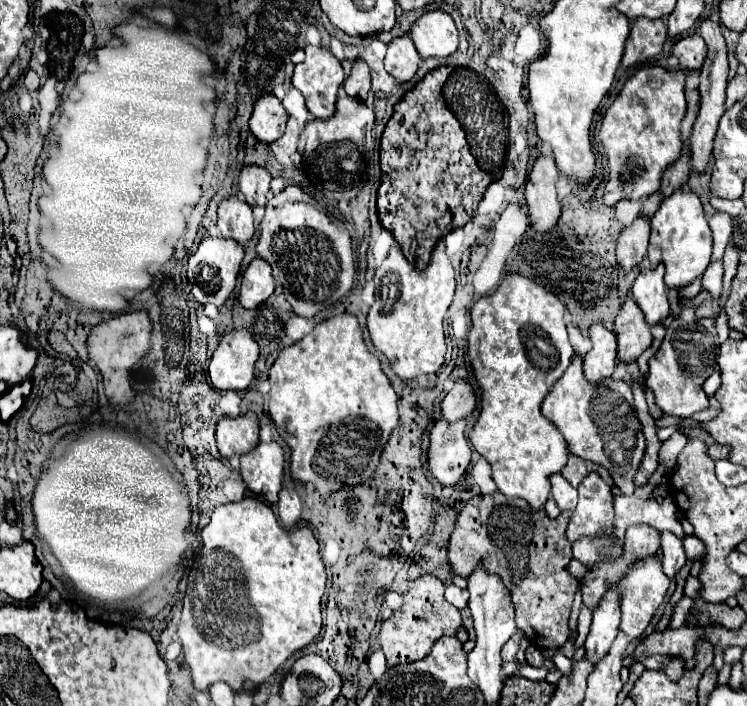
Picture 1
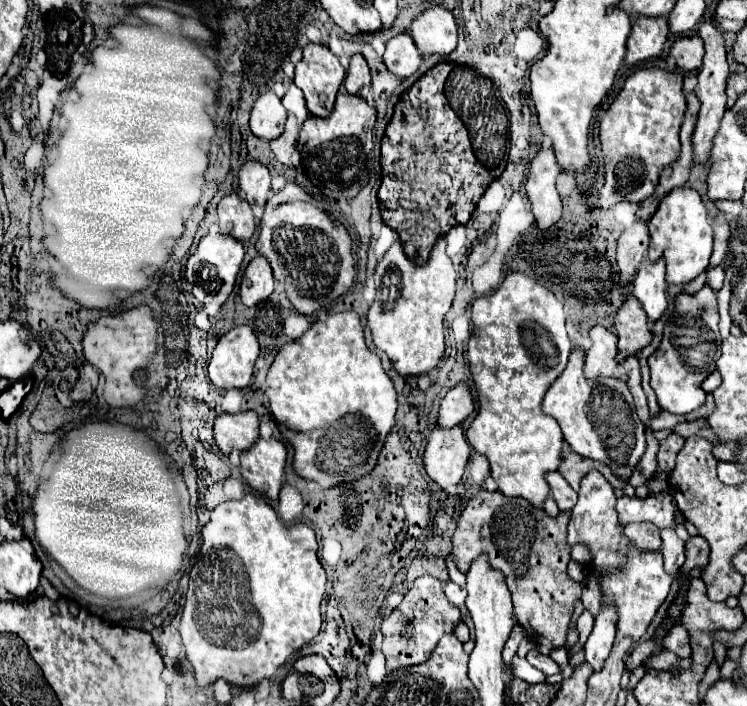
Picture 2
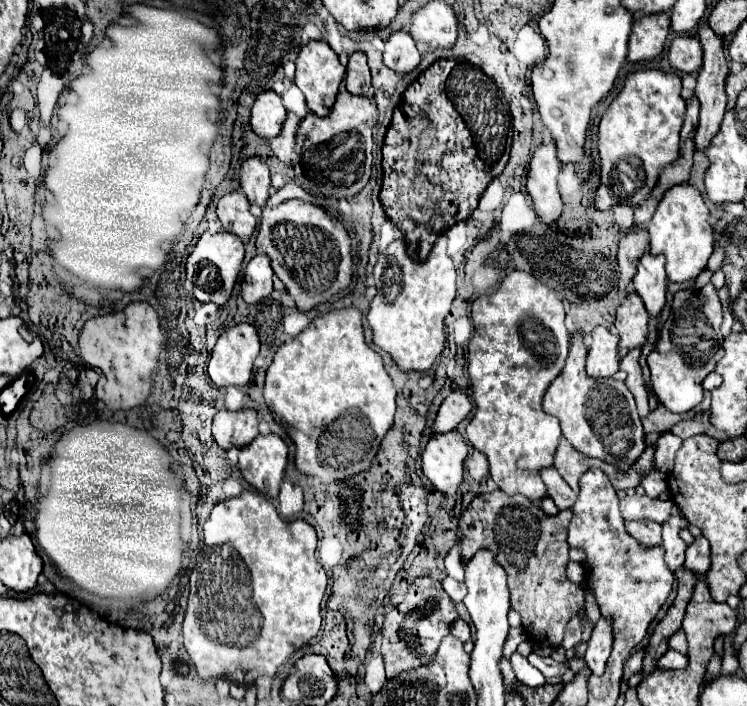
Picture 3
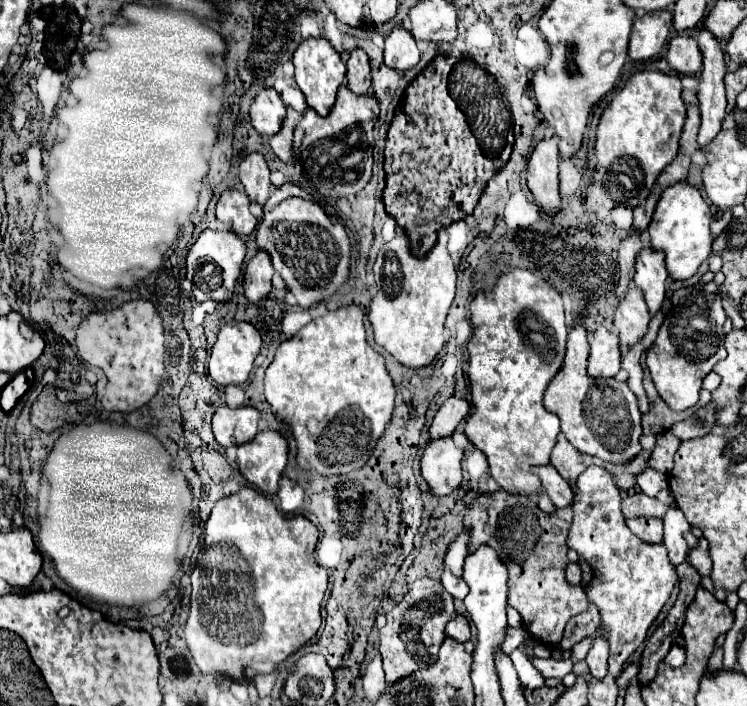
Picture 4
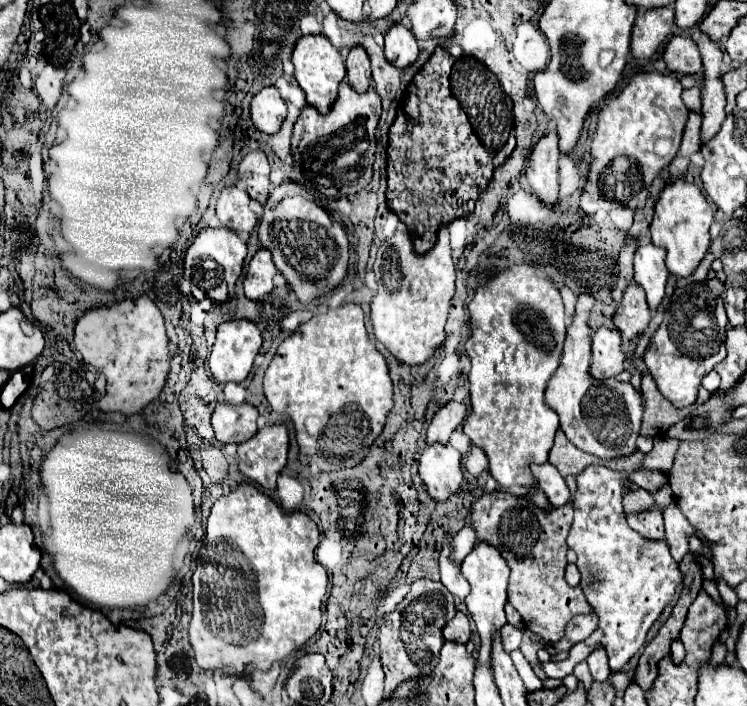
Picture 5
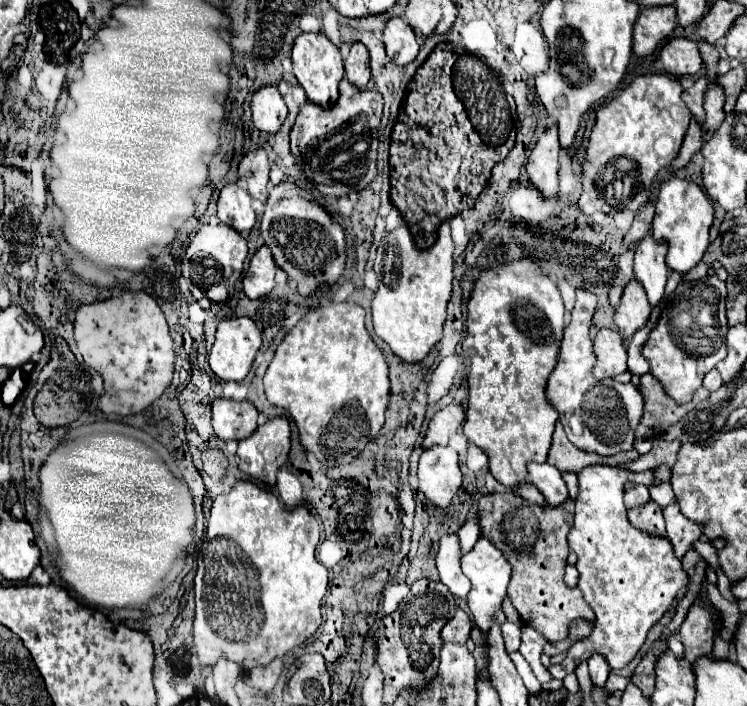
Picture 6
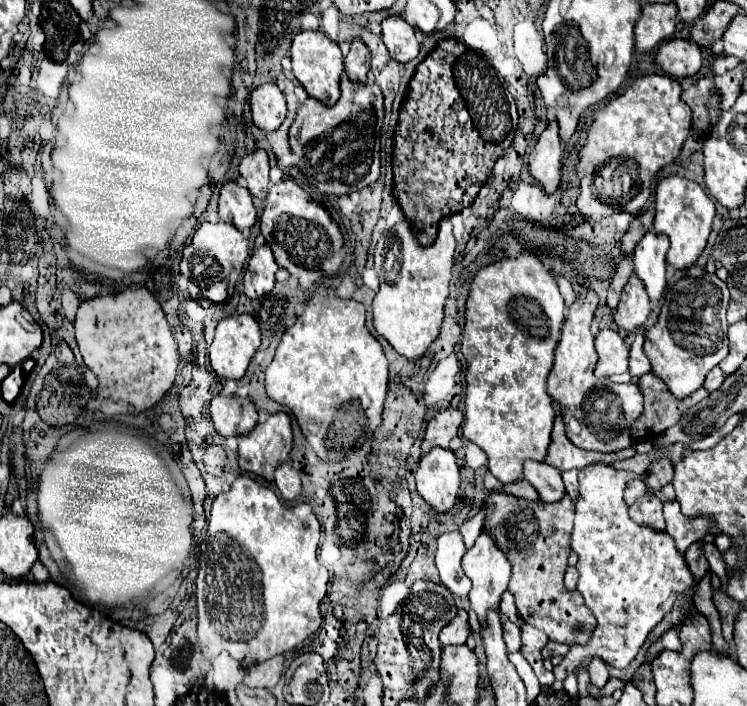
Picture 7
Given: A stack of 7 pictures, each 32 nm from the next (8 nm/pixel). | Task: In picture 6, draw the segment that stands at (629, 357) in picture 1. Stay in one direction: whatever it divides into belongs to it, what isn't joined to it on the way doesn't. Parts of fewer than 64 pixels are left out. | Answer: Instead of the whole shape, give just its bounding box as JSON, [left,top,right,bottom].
[614,278,652,340]

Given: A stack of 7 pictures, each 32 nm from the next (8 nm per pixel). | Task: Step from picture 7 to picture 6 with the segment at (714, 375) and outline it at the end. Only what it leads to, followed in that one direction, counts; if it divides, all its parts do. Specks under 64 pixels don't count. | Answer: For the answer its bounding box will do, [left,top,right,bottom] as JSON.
[703,368,722,392]

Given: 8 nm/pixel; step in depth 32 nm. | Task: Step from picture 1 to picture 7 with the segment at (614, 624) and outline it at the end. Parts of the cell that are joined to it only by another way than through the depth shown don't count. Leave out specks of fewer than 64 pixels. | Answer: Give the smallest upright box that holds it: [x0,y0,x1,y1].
[588,658,610,688]

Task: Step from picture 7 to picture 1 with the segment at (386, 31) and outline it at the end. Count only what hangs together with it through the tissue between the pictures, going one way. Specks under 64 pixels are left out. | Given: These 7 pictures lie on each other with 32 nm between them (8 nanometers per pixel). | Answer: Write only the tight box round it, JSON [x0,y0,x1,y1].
[384,34,422,82]

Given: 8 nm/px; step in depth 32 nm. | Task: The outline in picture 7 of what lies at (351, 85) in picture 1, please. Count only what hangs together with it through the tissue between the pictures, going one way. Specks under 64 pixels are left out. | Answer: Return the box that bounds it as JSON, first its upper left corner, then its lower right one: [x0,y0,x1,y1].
[344,38,370,82]

